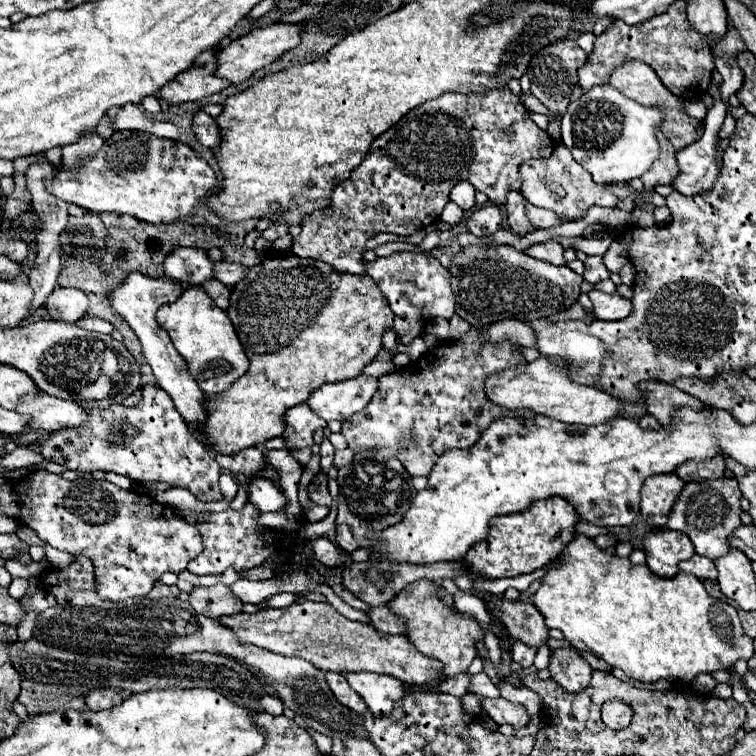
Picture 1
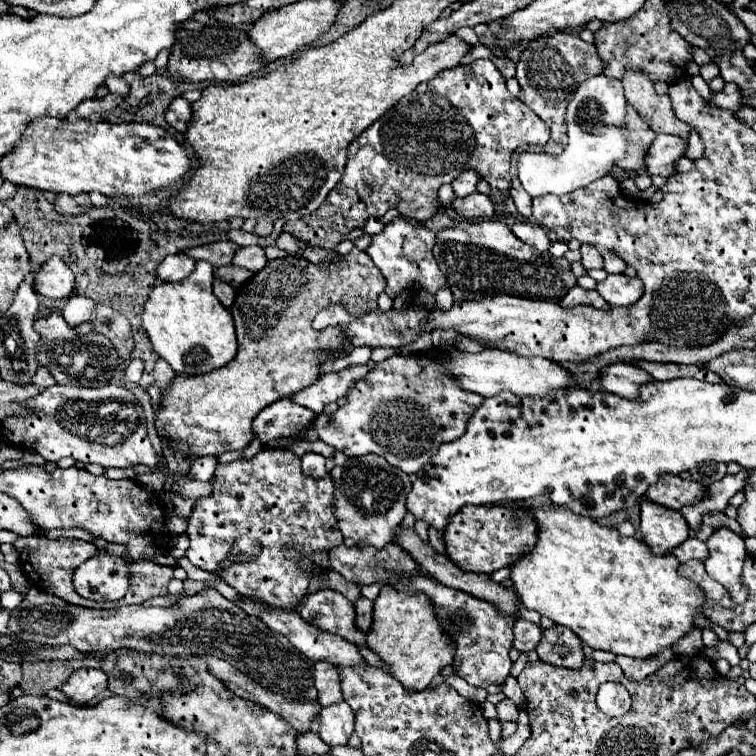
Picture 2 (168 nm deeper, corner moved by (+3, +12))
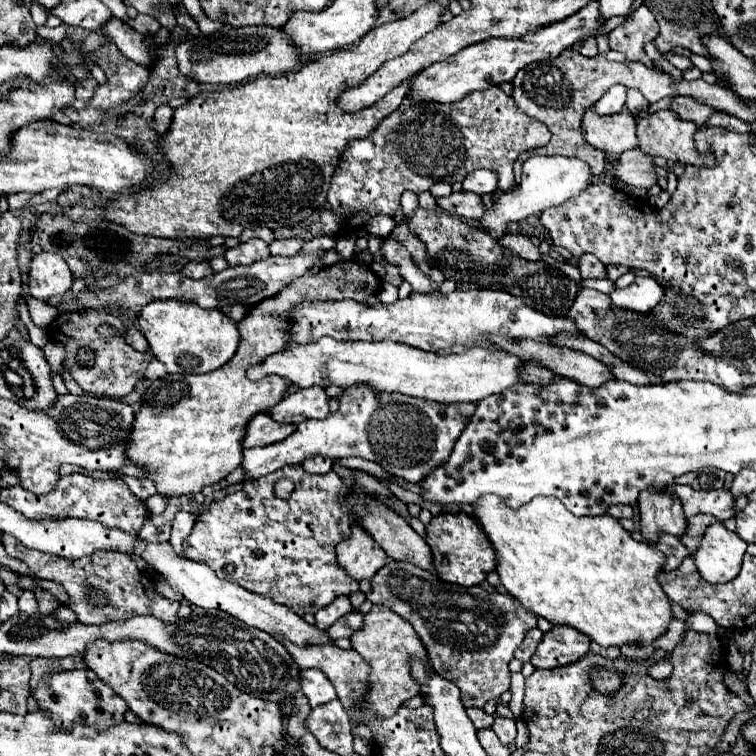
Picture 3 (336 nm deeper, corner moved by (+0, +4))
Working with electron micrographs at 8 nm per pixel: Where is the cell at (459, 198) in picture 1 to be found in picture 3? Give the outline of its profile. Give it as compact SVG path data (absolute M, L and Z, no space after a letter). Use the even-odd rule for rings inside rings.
M473 170L463 180L463 190L473 194L493 194L497 192L497 176L491 170Z

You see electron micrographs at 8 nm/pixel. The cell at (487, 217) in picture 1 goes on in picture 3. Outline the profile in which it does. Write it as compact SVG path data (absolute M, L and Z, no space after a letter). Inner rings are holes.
M463 190L451 192L449 196L443 196L443 198L437 198L437 206L443 212L447 212L451 216L459 216L469 222L475 222L475 220L483 218L483 214L485 214L483 200L477 194L463 192Z

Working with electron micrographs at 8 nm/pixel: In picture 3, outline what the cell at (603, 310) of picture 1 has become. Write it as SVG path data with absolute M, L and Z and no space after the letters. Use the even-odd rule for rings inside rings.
M637 276L633 284L623 290L613 290L611 300L615 306L633 310L633 312L649 312L653 310L665 294L665 288L649 276Z

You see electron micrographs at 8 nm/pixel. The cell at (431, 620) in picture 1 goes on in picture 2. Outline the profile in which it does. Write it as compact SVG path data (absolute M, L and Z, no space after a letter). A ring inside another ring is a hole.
M384 586L374 600L374 624L368 634L370 648L390 666L390 674L402 682L404 688L424 690L432 678L454 660L454 640L444 632L432 602L426 594L406 594L392 586Z

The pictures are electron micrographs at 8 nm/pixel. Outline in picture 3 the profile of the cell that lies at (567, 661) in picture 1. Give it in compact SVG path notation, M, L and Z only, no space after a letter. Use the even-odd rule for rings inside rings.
M553 626L537 646L537 652L529 660L535 668L557 668L571 664L589 652L589 638L575 628Z

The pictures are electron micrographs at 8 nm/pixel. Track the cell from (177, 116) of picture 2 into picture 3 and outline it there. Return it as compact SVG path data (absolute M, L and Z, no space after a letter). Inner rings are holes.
M159 106L153 114L153 130L159 134L159 136L165 136L169 124L171 124L171 118L173 118L173 108L169 106Z

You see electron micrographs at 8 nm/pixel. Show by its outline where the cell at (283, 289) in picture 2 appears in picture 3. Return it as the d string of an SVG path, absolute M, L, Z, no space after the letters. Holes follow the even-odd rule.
M355 260L337 262L329 268L319 270L317 274L313 274L309 270L301 278L295 278L287 288L283 288L279 292L279 296L263 300L237 324L239 334L241 334L241 342L239 342L235 356L227 364L223 364L221 368L207 372L207 374L165 374L163 378L151 382L147 386L147 390L143 394L143 404L135 412L135 422L133 422L131 436L129 436L127 458L145 470L147 478L155 482L155 488L161 496L195 494L195 492L201 492L203 486L211 486L211 484L221 482L229 472L233 472L241 464L241 458L243 458L241 440L243 440L247 422L255 414L267 412L267 408L271 408L271 404L277 404L285 396L287 386L291 384L289 380L285 380L281 376L267 376L257 382L247 380L247 376L245 376L247 366L259 364L269 354L275 354L275 352L281 352L287 348L287 344L289 344L289 334L287 334L289 326L287 324L289 322L287 322L285 314L291 312L291 308L303 300L351 298L357 302L367 302L369 296L377 294L379 286L381 286L379 278L367 266L363 266Z

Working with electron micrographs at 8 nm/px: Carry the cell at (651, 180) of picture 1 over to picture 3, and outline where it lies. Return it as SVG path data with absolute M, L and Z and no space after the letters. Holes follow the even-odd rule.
M589 106L583 114L581 130L591 146L607 152L611 158L619 158L621 152L637 148L635 126L635 118L627 108L615 116L599 116Z

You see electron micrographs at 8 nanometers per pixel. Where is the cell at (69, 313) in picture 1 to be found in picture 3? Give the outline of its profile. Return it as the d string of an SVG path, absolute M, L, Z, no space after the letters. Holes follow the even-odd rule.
M39 252L29 262L27 290L39 298L49 300L51 296L63 294L71 288L73 274L67 268L67 262L55 252Z

